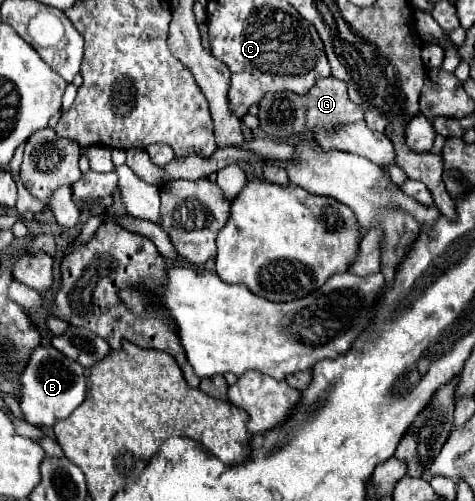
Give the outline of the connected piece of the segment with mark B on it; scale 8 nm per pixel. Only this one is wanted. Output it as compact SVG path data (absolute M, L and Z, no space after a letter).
M37 346L19 376L19 406L23 418L33 426L53 426L57 418L67 418L85 400L83 366L69 360L53 346Z

